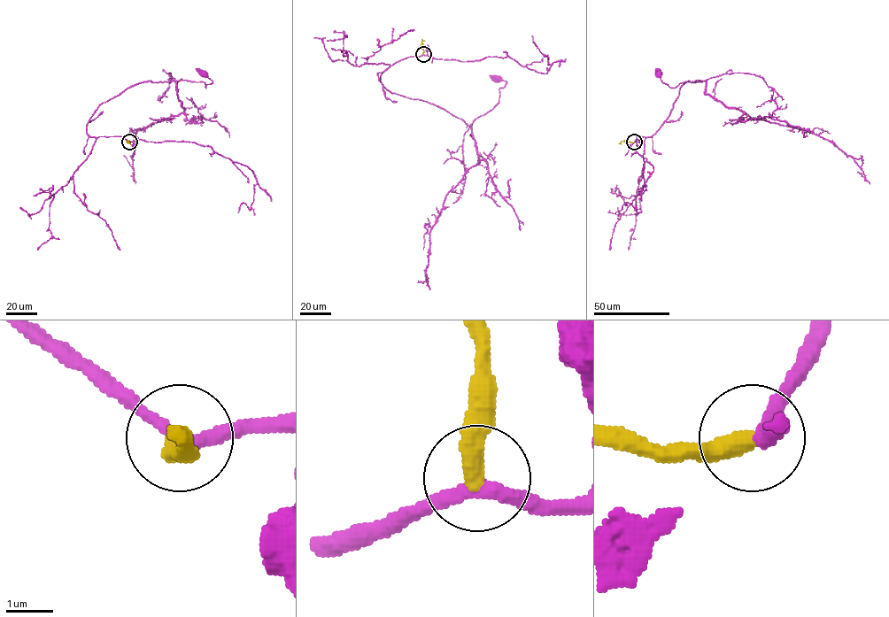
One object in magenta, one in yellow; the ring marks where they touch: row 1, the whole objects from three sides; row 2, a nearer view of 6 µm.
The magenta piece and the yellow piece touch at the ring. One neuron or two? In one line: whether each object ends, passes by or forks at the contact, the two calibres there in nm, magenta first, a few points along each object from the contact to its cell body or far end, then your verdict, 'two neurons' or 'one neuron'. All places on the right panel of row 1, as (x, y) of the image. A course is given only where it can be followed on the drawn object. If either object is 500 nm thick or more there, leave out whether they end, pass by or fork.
magenta passes by; yellow ends; calibres 280 and 440 nm; course magenta (634, 142), (637, 136), (654, 134), (686, 81), (706, 80), (671, 88), (659, 72); course yellow (634, 142), (622, 141), (621, 144); two neurons

